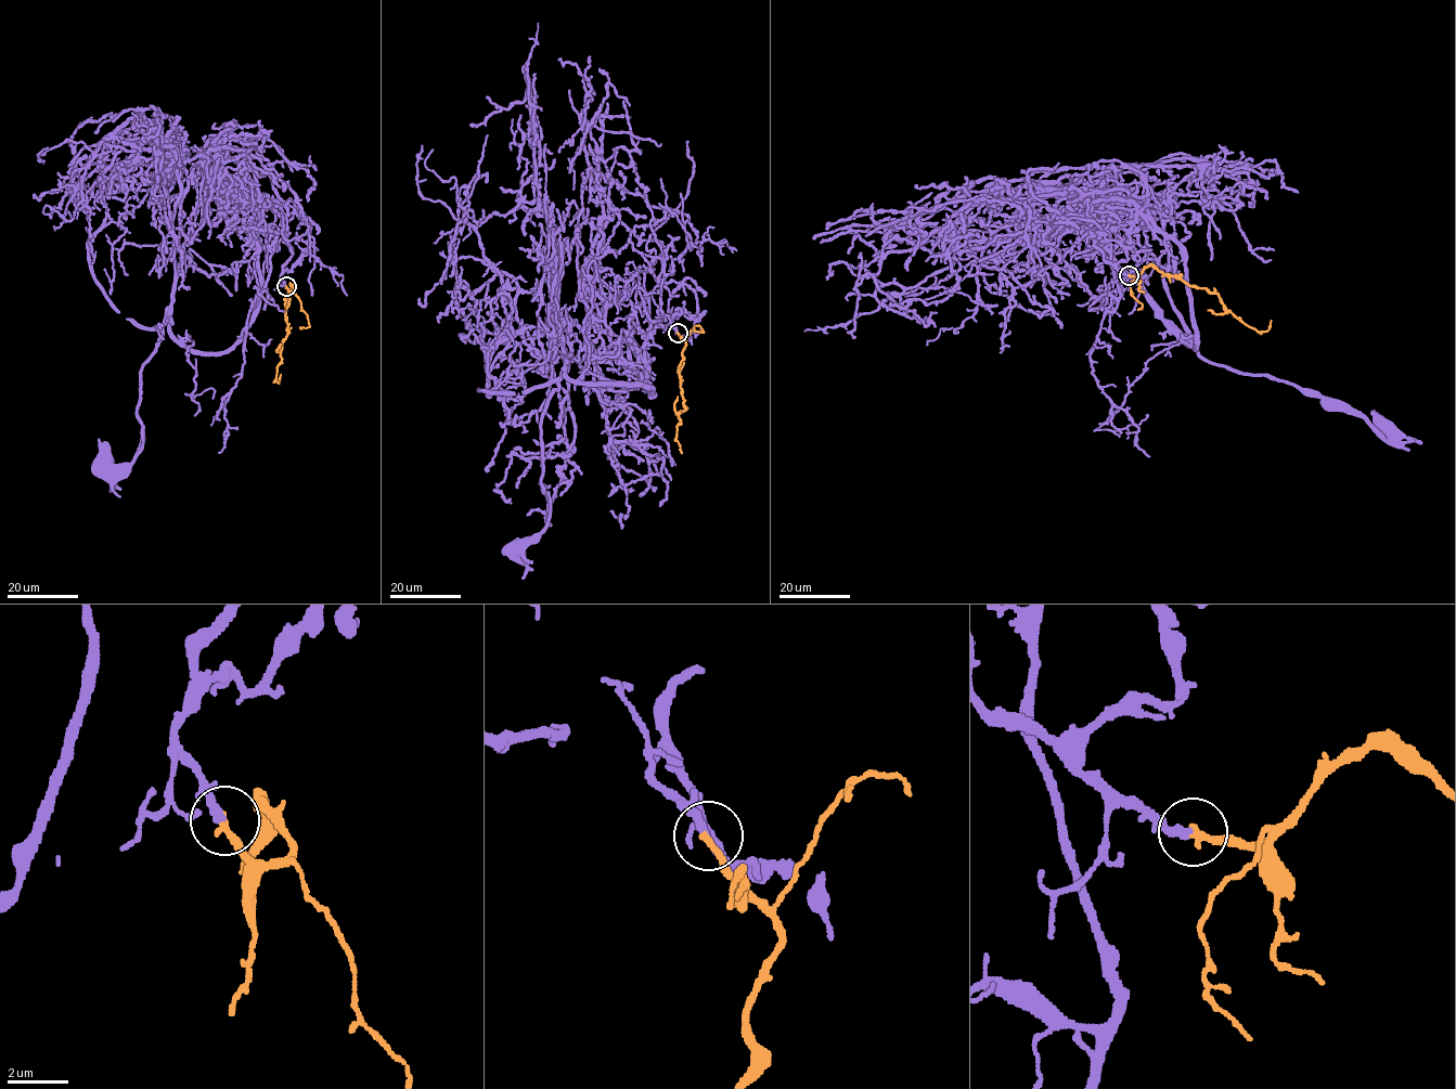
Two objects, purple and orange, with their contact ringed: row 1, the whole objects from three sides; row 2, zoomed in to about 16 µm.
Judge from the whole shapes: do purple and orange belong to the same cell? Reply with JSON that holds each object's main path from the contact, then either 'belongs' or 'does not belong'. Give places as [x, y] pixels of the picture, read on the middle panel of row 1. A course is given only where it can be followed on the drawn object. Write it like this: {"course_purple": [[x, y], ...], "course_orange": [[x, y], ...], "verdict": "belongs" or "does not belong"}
{"course_purple": [[678, 333], [678, 308], [639, 352], [653, 392], [641, 383], [558, 383], [541, 423], [546, 528], [518, 551]], "course_orange": [[678, 333], [685, 342], [679, 366], [685, 409], [678, 415], [680, 424], [677, 426], [681, 453]], "verdict": "belongs"}

